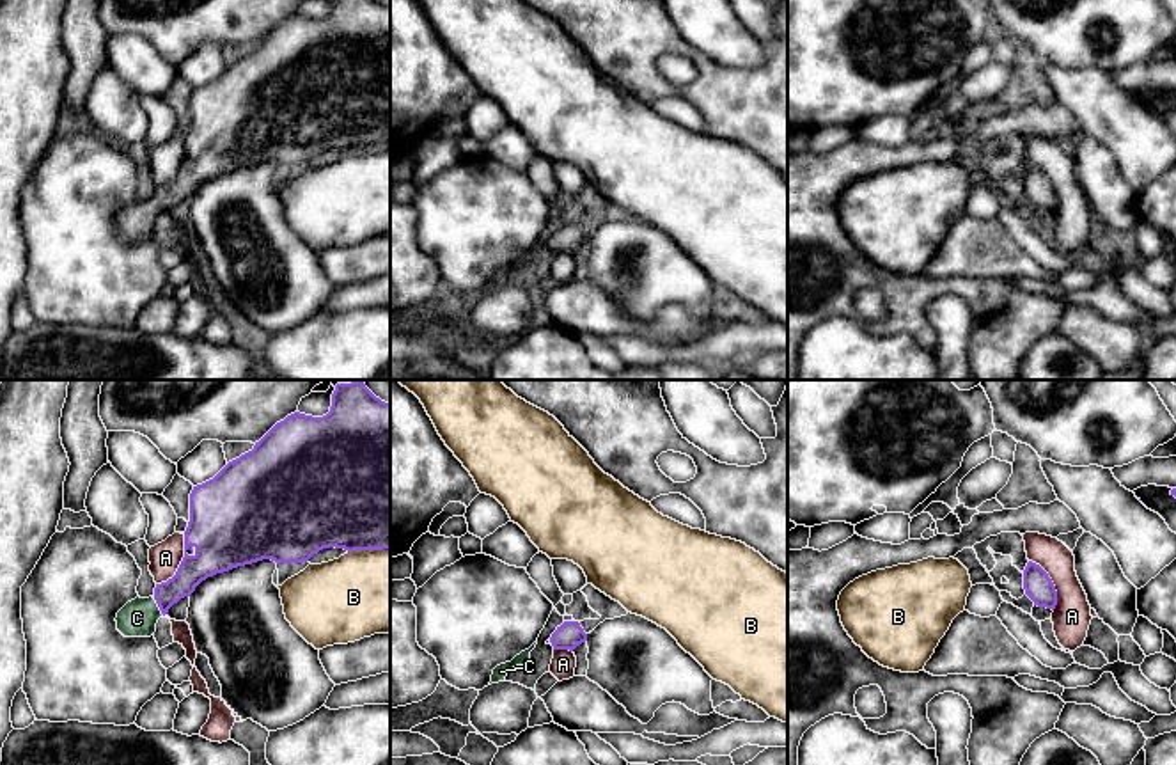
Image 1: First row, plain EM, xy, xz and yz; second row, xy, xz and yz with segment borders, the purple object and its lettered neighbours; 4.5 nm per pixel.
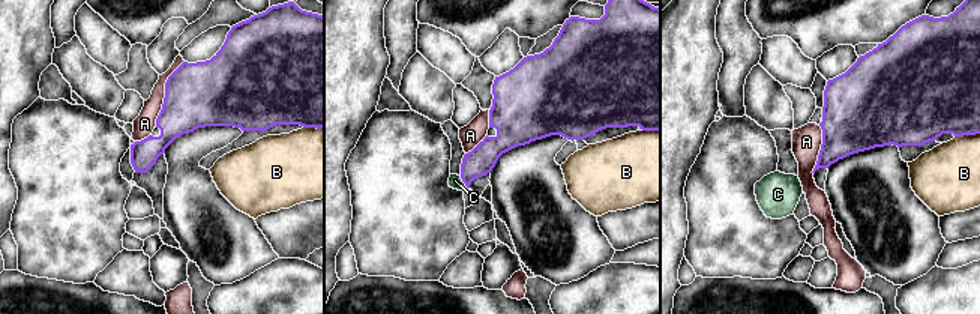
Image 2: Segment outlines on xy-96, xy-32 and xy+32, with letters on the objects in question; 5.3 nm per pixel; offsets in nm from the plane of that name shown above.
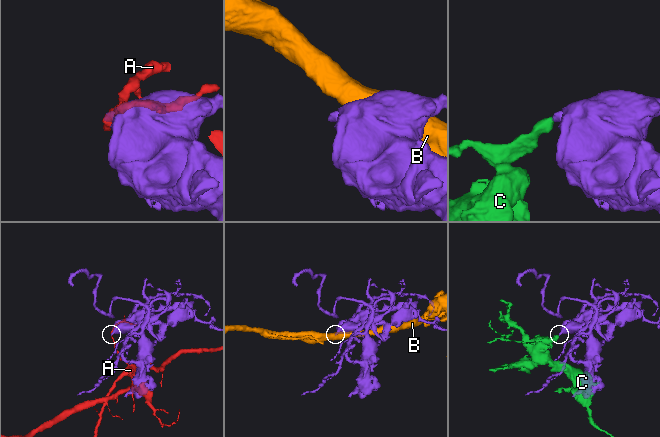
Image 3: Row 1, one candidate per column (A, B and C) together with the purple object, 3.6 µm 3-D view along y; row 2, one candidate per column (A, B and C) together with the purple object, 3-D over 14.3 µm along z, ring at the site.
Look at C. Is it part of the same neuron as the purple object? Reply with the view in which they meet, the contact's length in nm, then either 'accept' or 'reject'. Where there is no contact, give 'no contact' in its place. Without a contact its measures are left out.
meets purple in xy; contact 90 nm long; accept

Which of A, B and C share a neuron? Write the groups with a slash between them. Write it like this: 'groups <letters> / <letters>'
groups A / B / C

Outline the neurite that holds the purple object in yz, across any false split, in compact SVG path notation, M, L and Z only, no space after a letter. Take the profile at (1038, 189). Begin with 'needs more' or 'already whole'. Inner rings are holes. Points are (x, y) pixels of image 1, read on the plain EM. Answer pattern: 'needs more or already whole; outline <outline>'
already whole; outline M1029 163L1023 172L1023 192L1025 197L1038 209L1055 211L1057 208L1057 193L1048 179L1048 176L1036 165Z

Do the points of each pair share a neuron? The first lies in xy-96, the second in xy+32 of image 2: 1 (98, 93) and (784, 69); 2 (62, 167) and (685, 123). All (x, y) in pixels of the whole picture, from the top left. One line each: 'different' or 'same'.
1: different
2: different

